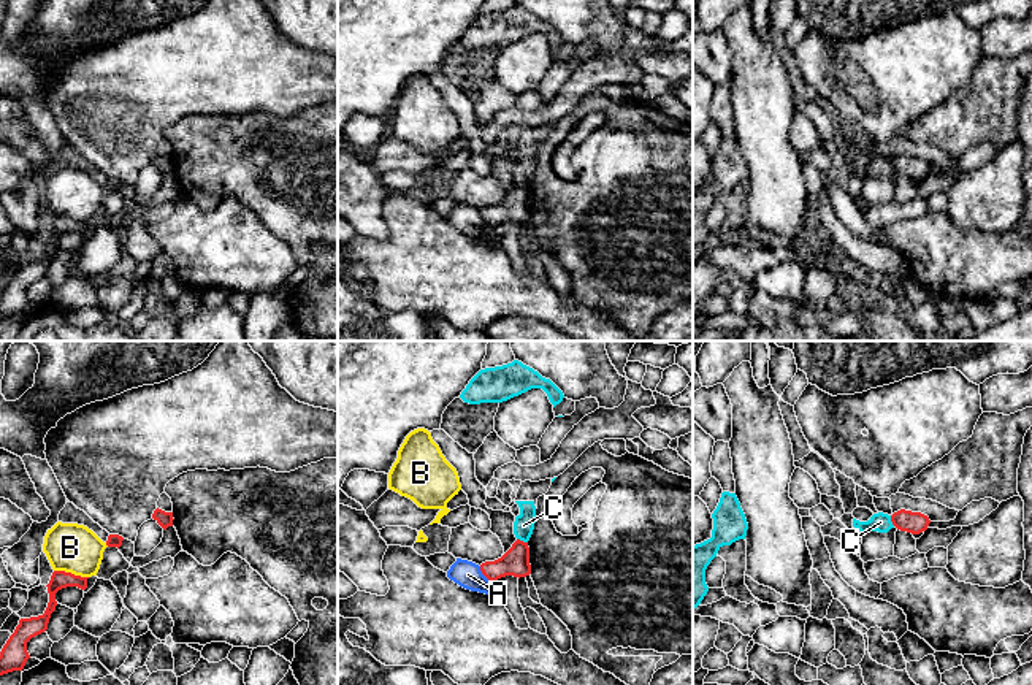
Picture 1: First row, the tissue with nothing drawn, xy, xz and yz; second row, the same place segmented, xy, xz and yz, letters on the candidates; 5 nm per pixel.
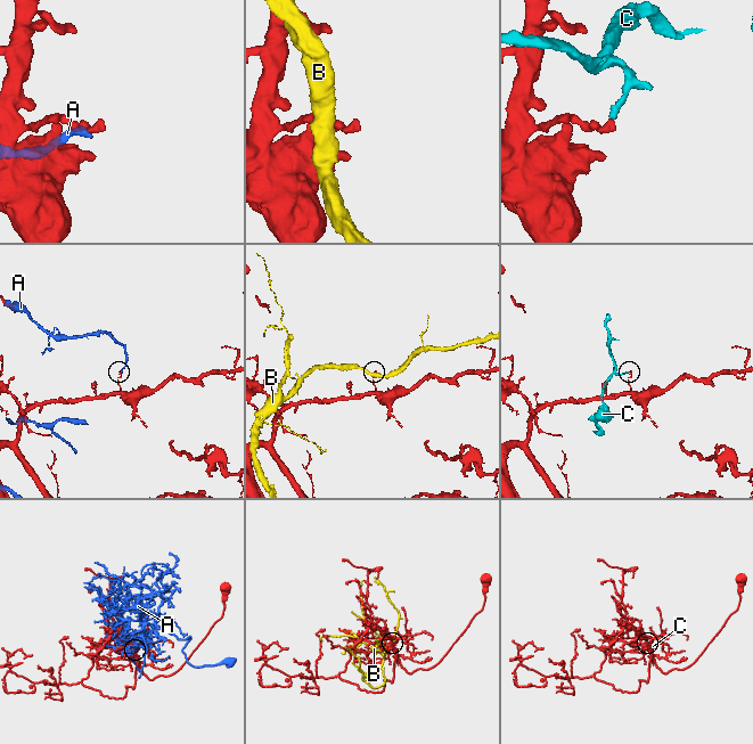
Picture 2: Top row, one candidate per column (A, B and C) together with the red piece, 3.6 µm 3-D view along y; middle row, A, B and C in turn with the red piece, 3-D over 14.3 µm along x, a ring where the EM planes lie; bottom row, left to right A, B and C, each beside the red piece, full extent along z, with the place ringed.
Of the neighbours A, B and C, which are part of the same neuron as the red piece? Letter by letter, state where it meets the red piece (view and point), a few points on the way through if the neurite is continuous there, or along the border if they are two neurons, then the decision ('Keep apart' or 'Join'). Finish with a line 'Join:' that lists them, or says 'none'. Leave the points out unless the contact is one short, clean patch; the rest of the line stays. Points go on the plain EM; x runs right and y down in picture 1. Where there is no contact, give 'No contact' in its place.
A: Touches red at xz (485, 221). Keep apart
B: Touches red at xy (70, 218). Boundary: xy (54, 214), (87, 222). Keep apart
C: Touches red at xz (522, 186). Boundary: xz (517, 183), (527, 187). Keep apart
Join: none

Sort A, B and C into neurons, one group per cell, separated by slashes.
A / B / C

